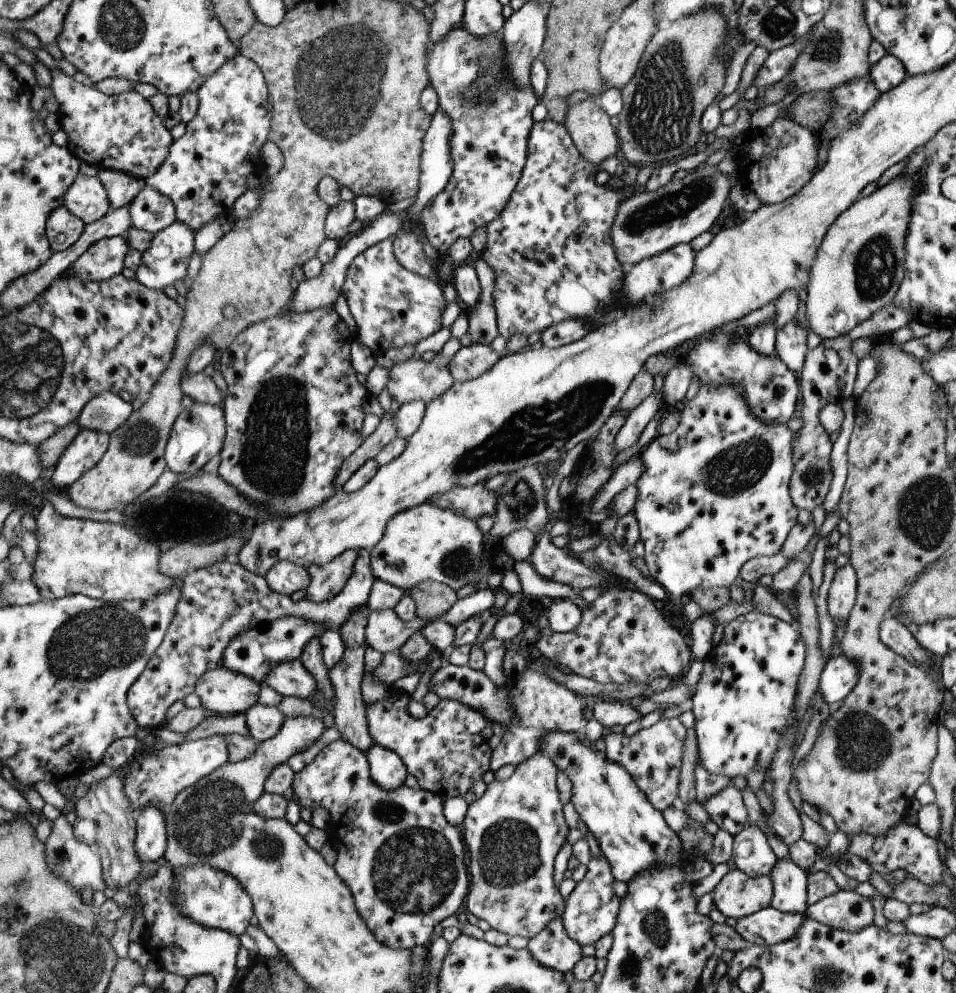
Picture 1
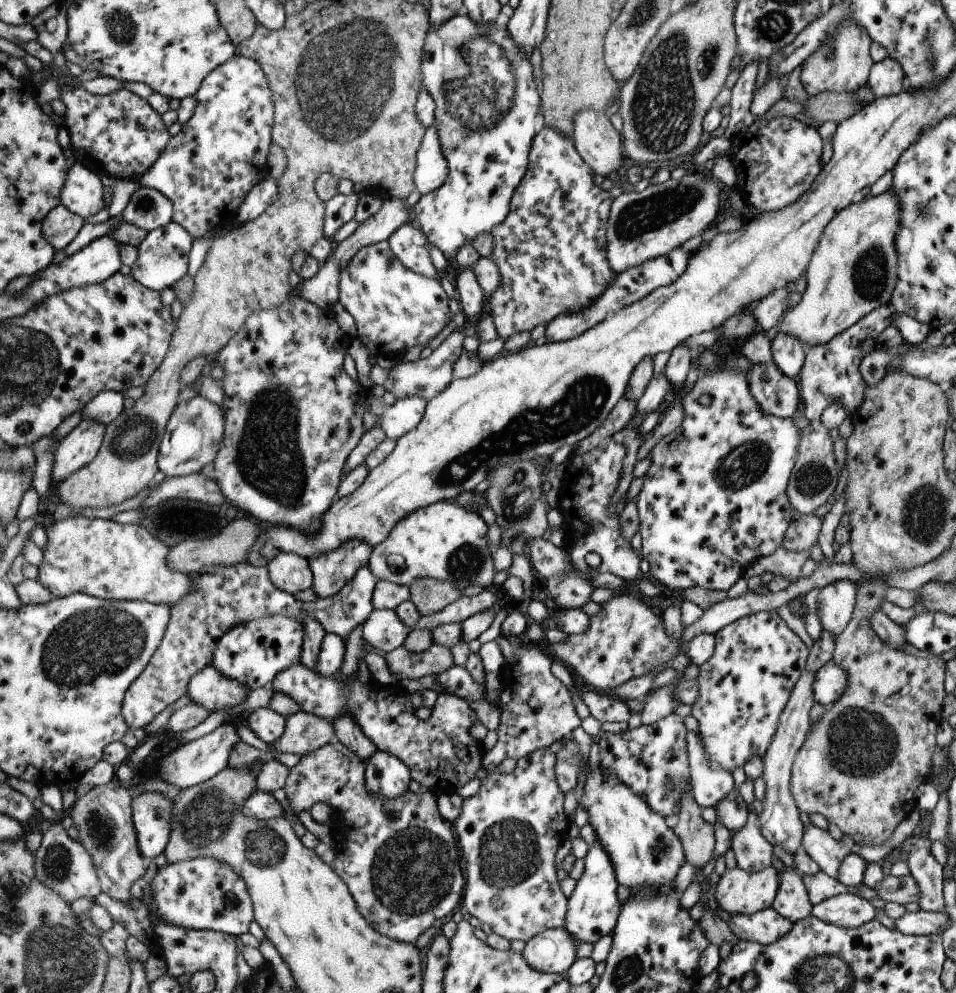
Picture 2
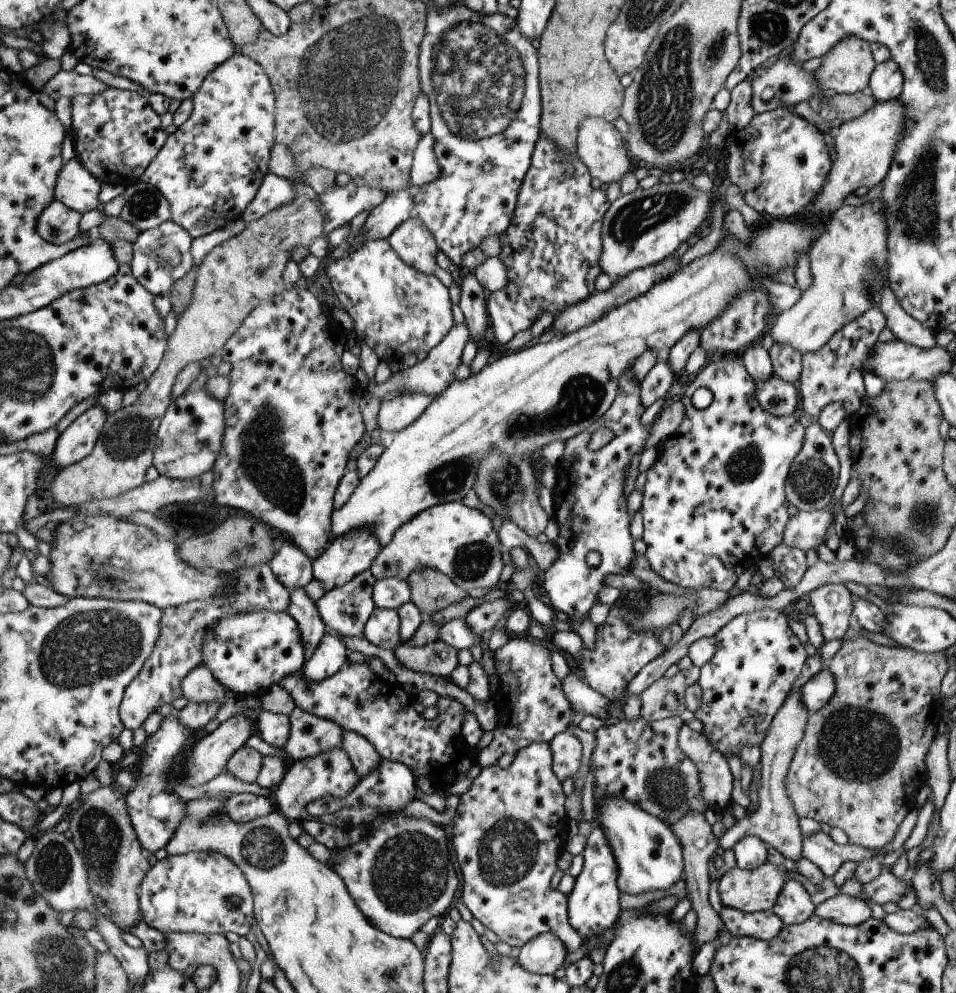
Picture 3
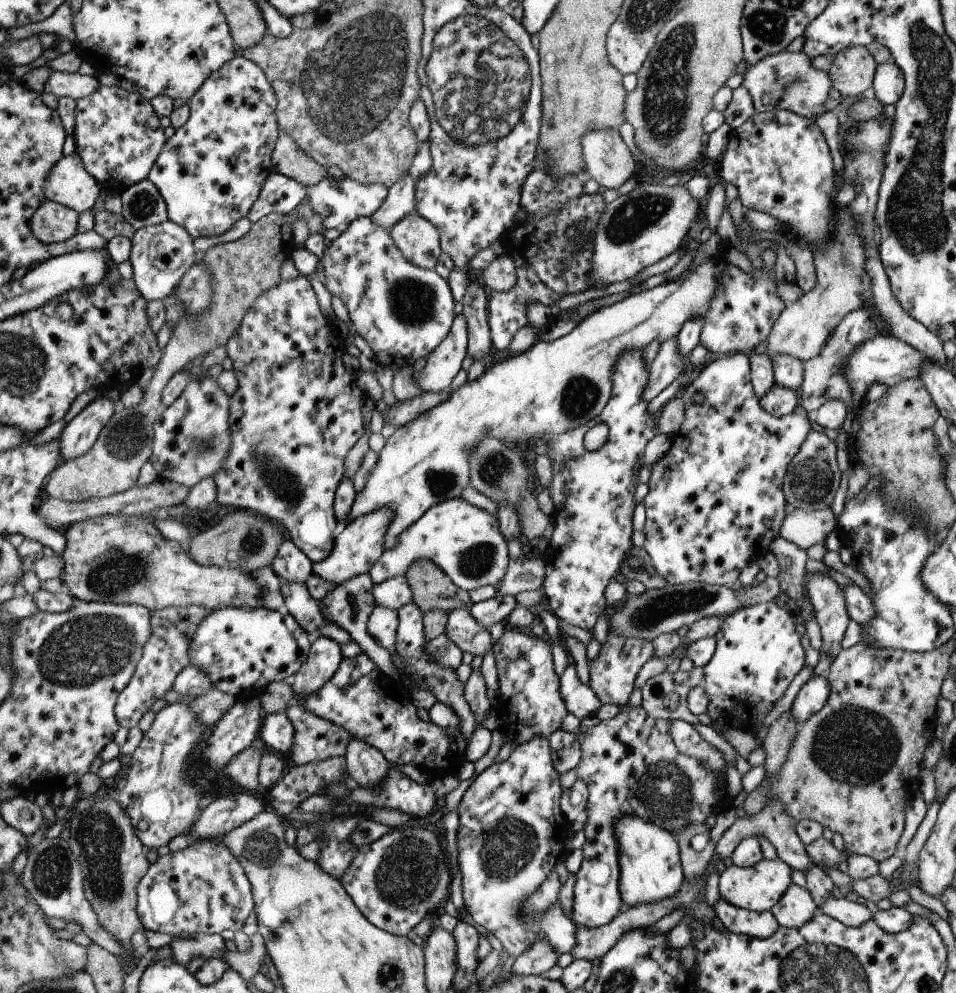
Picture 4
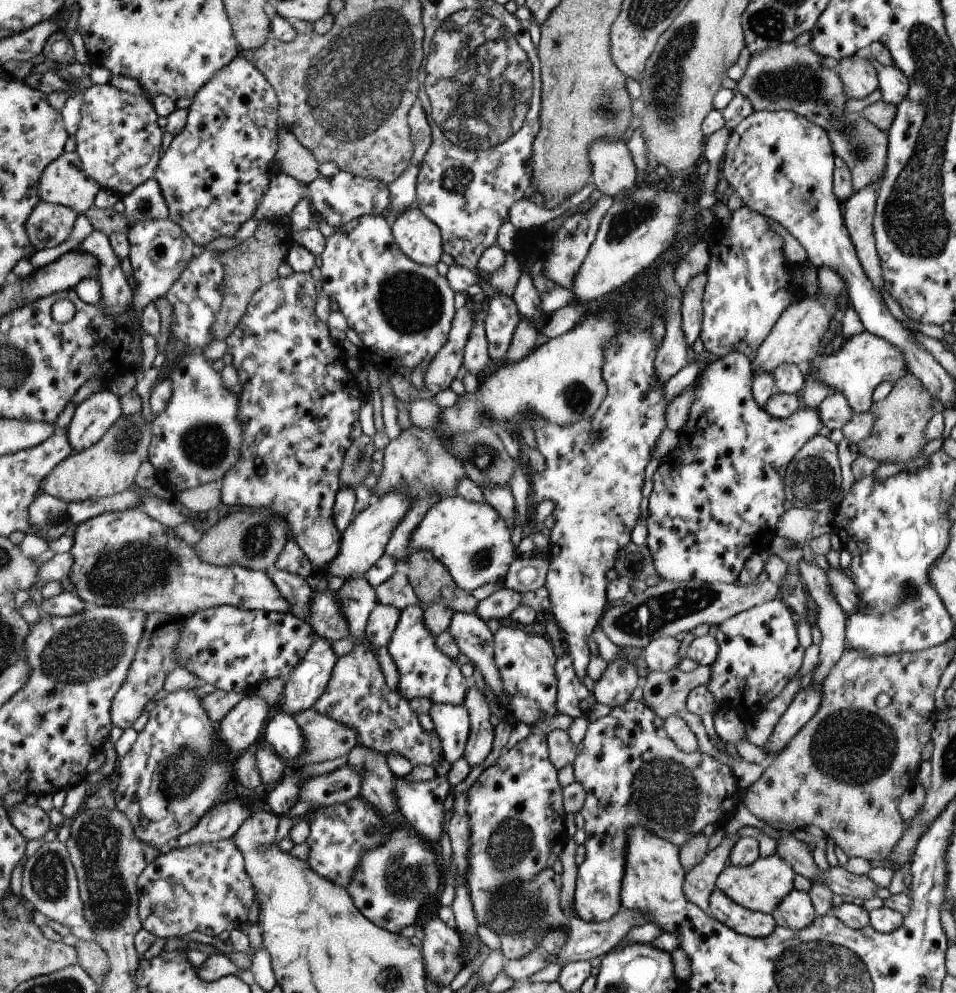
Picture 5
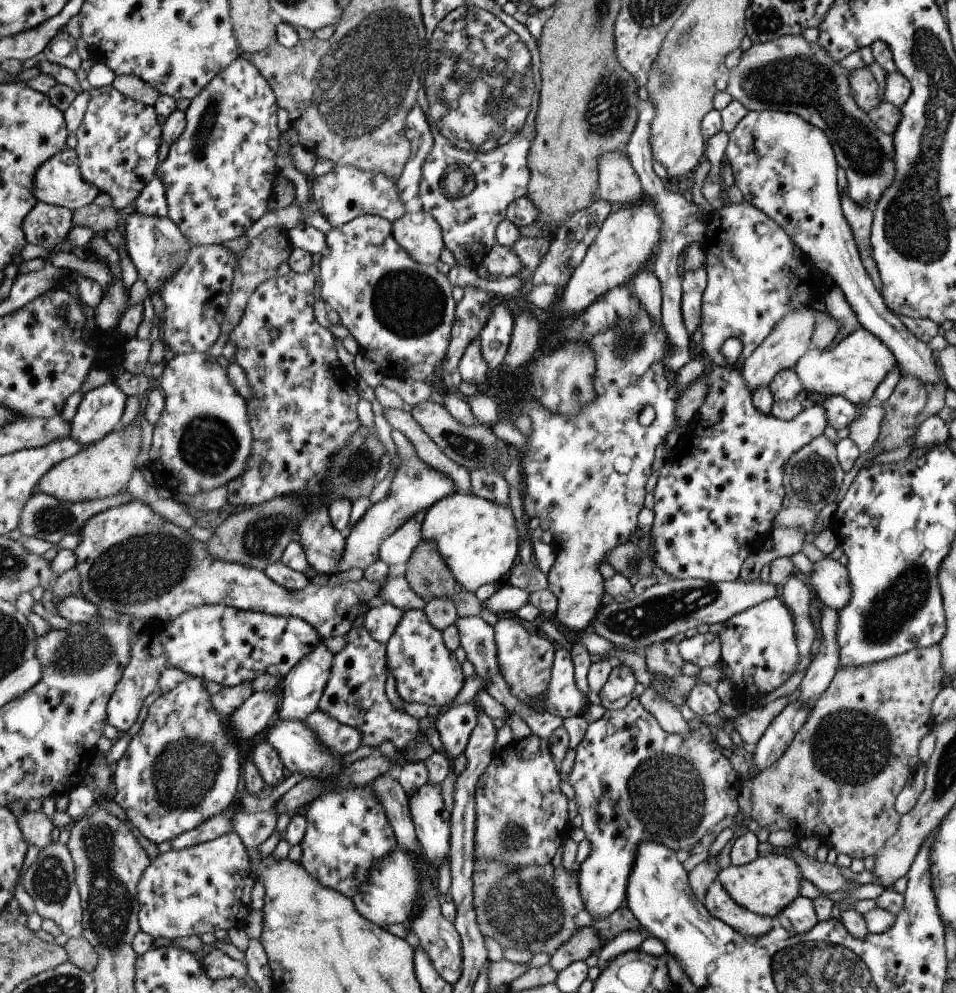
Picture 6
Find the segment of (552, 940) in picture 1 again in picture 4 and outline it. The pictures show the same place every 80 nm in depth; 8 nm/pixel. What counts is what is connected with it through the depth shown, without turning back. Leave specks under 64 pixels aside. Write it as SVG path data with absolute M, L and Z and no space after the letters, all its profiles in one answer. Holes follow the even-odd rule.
M539 936L515 957L511 972L523 976L543 974L556 965L557 956L547 939Z

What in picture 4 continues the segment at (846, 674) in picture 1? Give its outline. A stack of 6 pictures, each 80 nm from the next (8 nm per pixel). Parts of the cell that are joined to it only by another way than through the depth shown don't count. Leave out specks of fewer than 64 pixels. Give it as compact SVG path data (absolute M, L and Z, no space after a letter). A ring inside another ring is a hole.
M813 675L796 694L789 708L792 717L799 726L807 720L815 711L818 711L827 700L830 686L827 684L825 675Z

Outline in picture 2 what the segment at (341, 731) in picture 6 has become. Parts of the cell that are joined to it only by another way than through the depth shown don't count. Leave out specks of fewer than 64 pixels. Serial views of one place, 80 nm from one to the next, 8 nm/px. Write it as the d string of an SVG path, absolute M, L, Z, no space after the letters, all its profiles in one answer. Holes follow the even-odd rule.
M304 710L286 719L286 732L270 744L274 752L288 752L306 757L315 749L336 740L333 723Z

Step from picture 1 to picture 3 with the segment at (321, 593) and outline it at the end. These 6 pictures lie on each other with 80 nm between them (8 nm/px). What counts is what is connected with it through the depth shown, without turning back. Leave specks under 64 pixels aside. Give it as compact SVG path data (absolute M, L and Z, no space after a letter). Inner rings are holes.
M367 529L350 531L343 537L328 542L322 554L311 561L312 578L318 580L325 591L337 589L359 573L369 570L380 548L374 534Z

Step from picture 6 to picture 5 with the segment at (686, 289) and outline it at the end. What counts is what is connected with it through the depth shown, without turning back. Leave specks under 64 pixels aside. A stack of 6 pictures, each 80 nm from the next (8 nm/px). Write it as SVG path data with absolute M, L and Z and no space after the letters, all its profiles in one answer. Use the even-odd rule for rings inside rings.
M702 272L690 278L680 300L680 327L686 345L690 348L699 337L702 321L702 292L706 275Z

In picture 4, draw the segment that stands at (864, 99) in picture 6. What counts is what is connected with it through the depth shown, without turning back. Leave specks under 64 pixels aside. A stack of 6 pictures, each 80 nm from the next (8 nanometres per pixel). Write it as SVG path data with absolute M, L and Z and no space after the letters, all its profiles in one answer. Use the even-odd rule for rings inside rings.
M853 45L833 55L833 61L826 73L841 98L860 96L871 86L877 65L866 47Z

